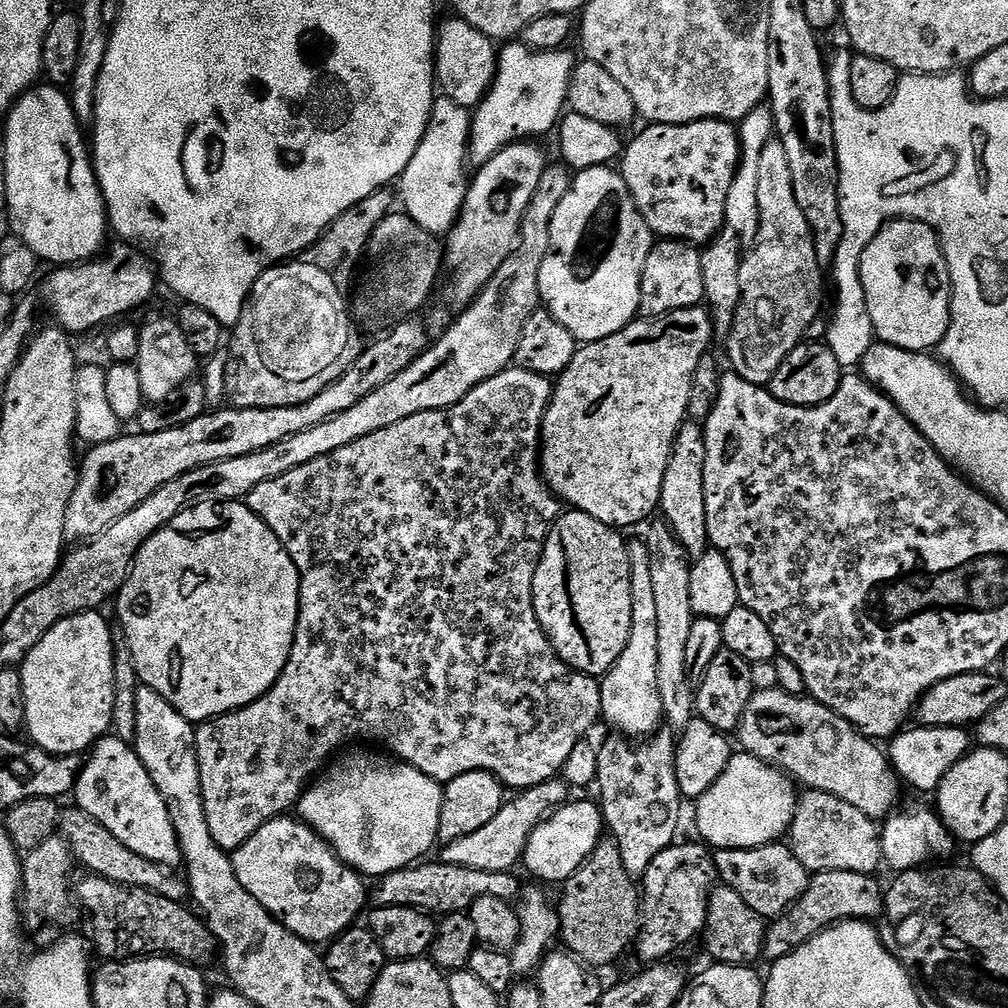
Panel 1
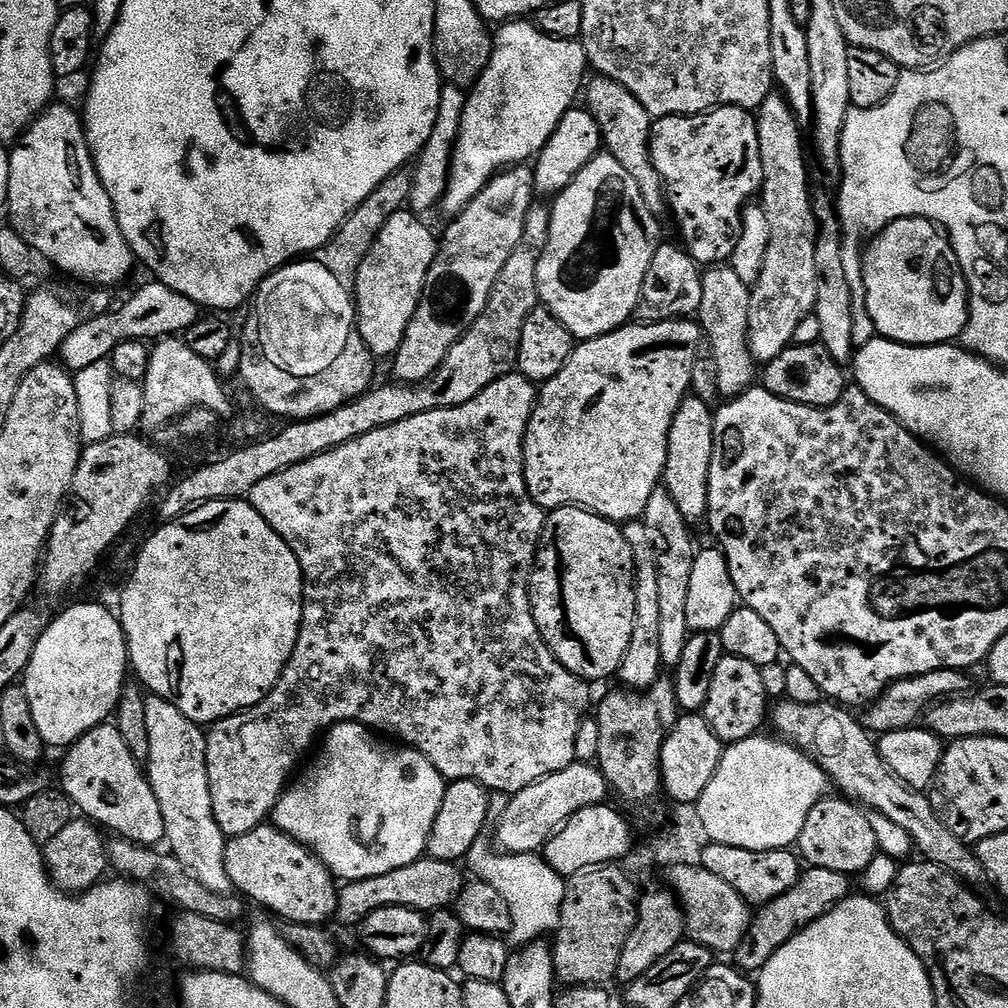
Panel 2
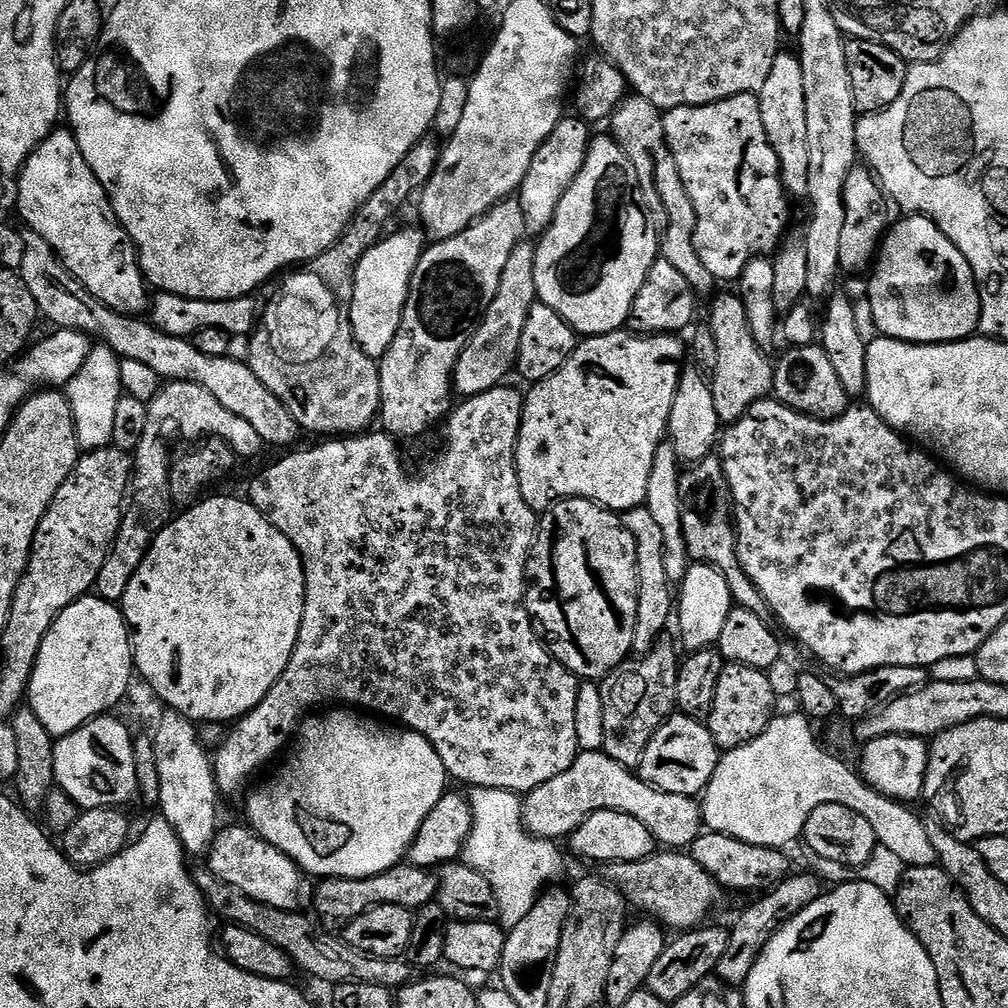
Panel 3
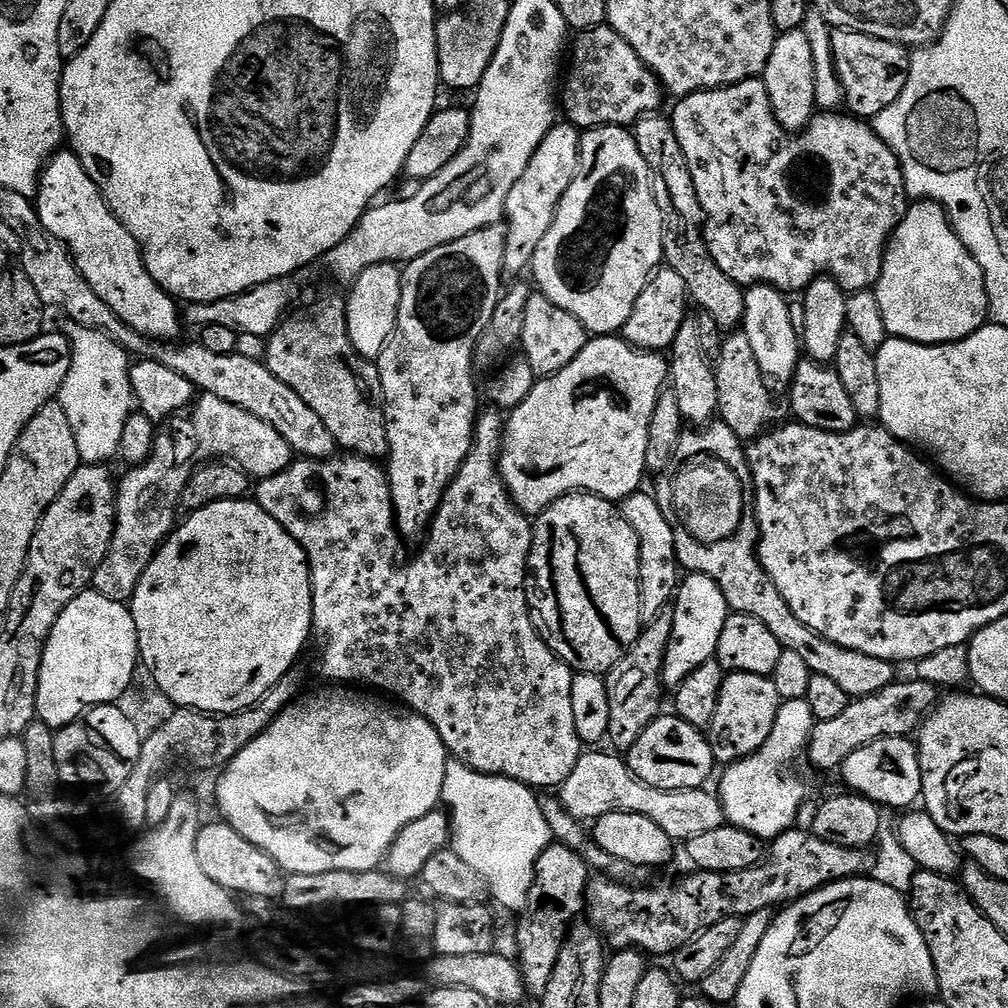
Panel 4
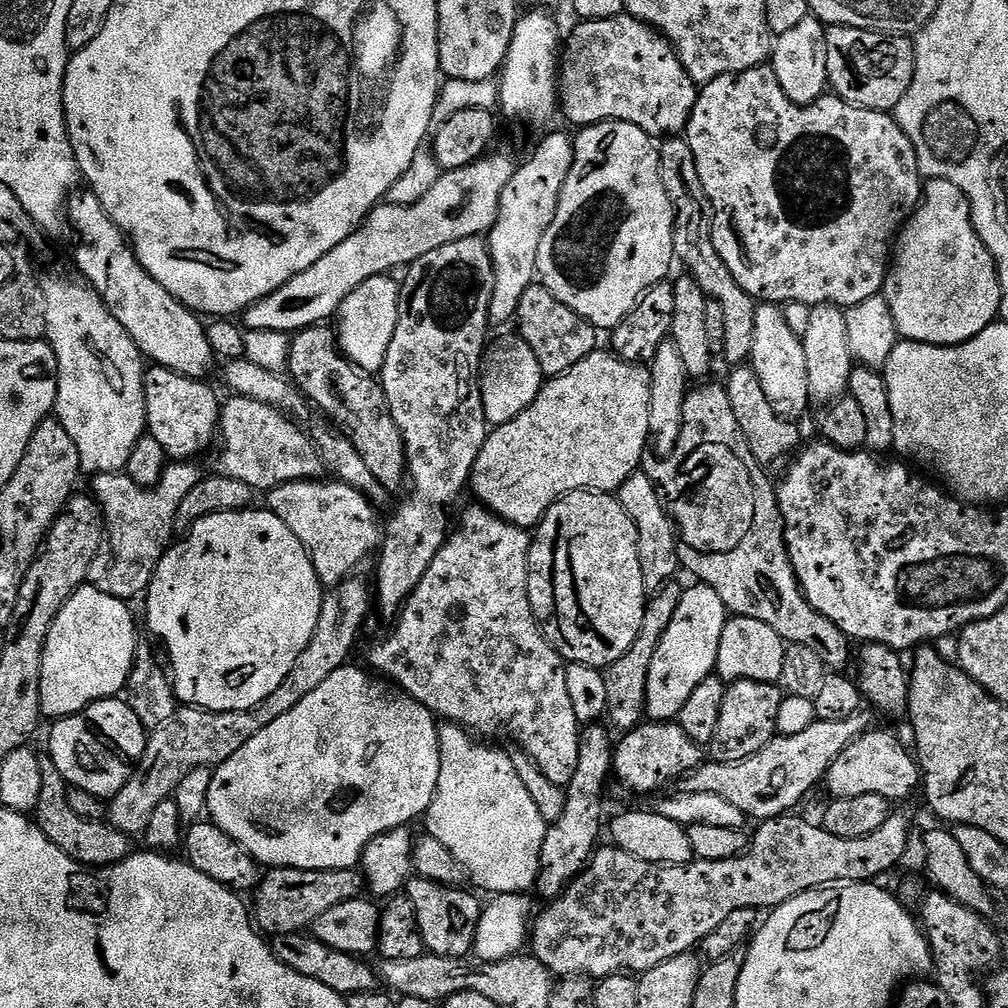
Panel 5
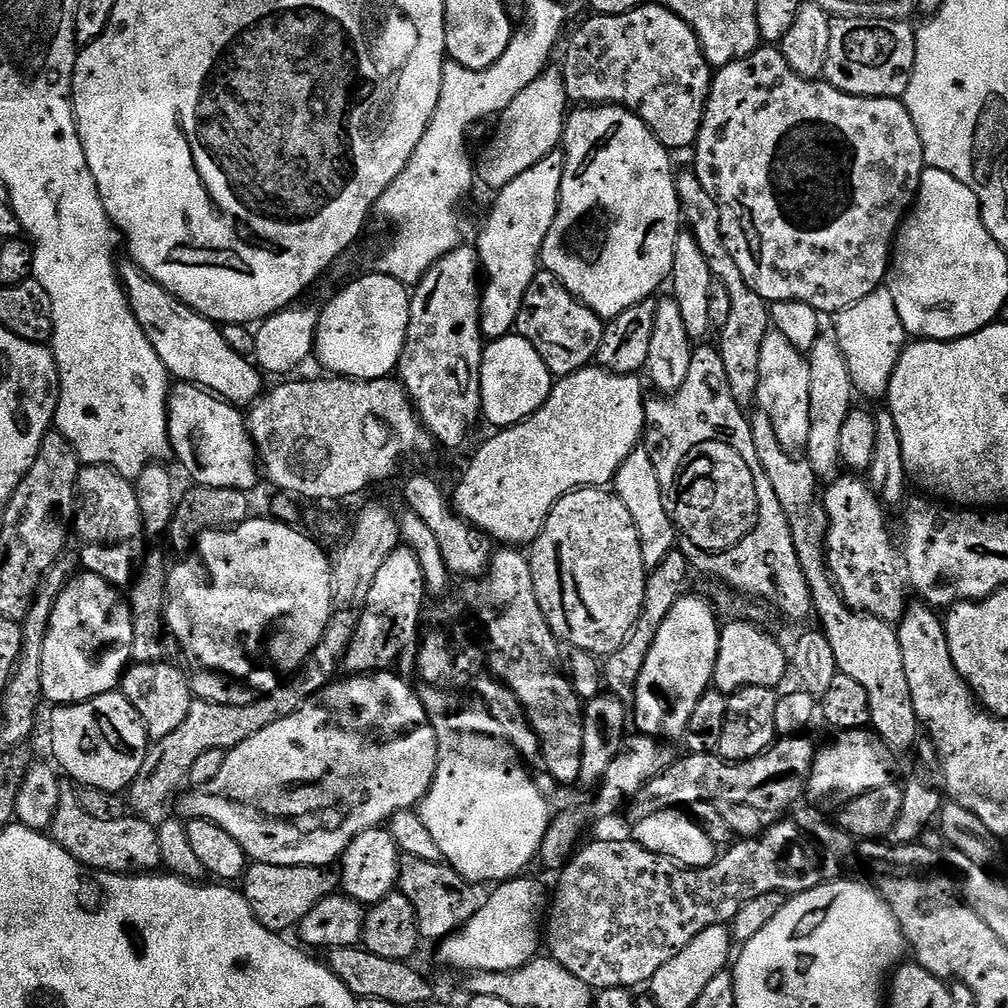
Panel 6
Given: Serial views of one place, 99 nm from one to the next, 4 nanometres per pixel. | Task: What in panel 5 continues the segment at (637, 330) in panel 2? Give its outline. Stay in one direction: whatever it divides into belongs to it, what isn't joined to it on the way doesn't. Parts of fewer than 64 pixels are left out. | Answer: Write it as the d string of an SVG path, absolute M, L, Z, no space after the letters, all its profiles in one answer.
M608 350L591 352L578 366L551 377L518 418L510 418L510 422L489 431L482 454L478 454L478 462L472 467L473 497L495 516L532 530L563 496L589 490L615 493L641 467L644 448L646 452L649 447L651 377L647 367L628 364Z

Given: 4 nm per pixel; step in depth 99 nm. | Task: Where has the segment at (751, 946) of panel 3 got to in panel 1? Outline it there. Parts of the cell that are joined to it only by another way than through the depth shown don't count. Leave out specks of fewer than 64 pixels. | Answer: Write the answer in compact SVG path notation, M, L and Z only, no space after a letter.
M850 870L815 873L809 879L808 889L802 894L800 901L767 925L764 933L763 959L768 959L768 962L780 960L810 938L842 920L875 921L884 911L884 892L882 884L880 888L876 879L875 875L867 876Z

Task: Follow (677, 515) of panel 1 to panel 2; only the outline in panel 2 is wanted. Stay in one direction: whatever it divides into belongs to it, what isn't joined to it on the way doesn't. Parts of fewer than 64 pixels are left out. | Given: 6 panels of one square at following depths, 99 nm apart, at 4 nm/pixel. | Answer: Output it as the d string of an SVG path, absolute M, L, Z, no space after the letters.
M694 395L685 396L672 419L666 466L662 487L674 498L682 518L690 526L703 521L708 515L708 483L710 482L710 458L714 454L714 408L711 403Z

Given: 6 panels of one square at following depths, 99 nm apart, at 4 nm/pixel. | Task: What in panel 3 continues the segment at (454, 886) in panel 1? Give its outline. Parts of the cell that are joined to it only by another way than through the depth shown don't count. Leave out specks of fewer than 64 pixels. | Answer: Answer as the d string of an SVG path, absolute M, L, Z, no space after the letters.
M401 862L388 872L370 878L358 878L357 880L324 878L314 888L314 912L319 923L323 924L329 932L340 934L343 933L346 925L354 922L354 918L358 918L358 914L374 906L389 904L413 910L425 908L427 904L435 901L437 883L438 876L435 871L416 868L410 862Z

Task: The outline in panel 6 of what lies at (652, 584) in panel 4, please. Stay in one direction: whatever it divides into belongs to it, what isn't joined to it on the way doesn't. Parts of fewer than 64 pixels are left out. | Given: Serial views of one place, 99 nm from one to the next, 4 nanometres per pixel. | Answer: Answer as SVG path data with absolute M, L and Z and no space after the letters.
M636 447L628 455L626 462L622 462L614 481L614 491L617 498L626 506L626 510L630 510L630 518L634 518L645 569L656 568L677 547L678 530L670 514L666 514L666 506L662 502L662 486L658 482L658 470L654 470L654 462L647 448Z

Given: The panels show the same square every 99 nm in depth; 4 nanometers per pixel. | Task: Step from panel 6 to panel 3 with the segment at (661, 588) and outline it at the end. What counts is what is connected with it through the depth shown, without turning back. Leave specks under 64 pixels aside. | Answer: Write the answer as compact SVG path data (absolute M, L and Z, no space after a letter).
M668 634L661 636L650 651L623 660L609 676L599 681L604 707L602 751L624 768L639 769L646 746L650 746L650 738L654 738L658 726L665 724L677 711L676 687L682 656L676 653L677 641L670 637Z

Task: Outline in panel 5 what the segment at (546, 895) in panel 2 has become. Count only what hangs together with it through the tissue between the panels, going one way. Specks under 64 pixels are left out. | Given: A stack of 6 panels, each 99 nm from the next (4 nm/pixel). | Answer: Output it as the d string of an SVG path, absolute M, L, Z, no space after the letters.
M445 723L440 728L440 773L438 786L428 807L427 835L438 838L458 862L468 872L469 881L496 896L506 894L528 894L536 887L538 878L538 862L542 854L542 842L548 832L542 814L538 814L538 806L534 806L526 786L522 786L518 778L518 770L514 770L514 762L510 762L507 751L500 748L487 748L469 729L459 724Z

